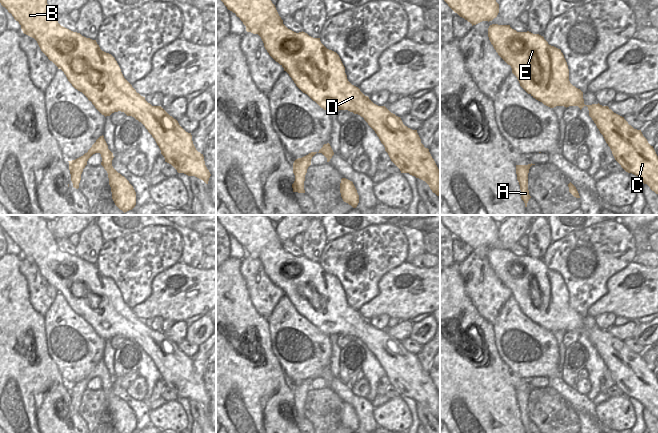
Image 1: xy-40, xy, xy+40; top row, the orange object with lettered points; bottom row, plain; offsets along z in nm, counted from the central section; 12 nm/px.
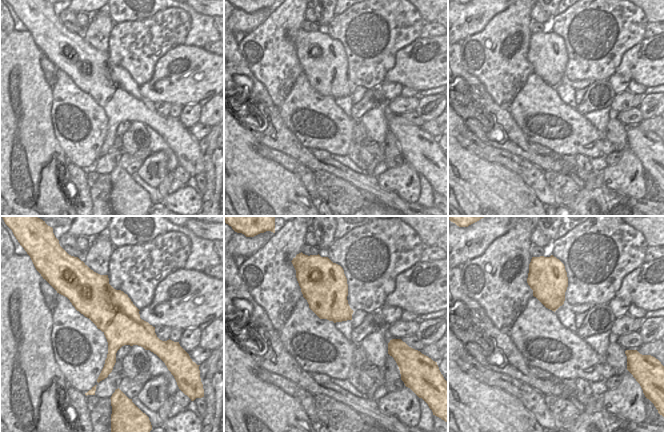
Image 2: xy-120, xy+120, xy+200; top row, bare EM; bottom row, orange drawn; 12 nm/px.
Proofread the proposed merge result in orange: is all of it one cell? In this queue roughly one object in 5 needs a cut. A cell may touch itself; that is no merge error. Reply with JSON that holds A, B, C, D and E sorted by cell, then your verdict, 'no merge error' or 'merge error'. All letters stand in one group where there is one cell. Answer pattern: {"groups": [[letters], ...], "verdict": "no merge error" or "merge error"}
{"groups": [["A", "B", "C", "D", "E"]], "verdict": "no merge error"}

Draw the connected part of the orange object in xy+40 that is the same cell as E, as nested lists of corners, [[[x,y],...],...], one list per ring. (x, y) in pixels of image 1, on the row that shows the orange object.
[[[490,25],[488,37],[498,55],[511,66],[520,86],[533,98],[550,108],[578,106],[581,110],[587,106],[589,116],[603,135],[615,160],[626,172],[640,177],[644,184],[658,194],[658,156],[653,146],[648,143],[641,130],[634,129],[624,117],[614,113],[608,106],[599,103],[584,104],[583,92],[569,81],[568,65],[560,49],[549,45],[539,34],[517,32],[510,25]]]

